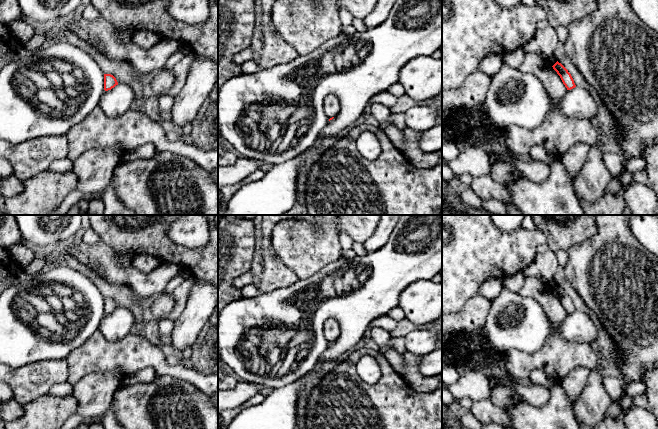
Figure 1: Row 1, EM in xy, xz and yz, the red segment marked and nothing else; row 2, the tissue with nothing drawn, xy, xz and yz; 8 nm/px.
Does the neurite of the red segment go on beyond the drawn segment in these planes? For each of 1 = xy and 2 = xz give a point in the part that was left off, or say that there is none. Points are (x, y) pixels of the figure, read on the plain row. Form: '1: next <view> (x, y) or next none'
1: next none
2: next none

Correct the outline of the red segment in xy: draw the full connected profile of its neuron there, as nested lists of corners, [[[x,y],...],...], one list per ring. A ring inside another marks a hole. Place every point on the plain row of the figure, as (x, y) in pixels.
[[[104,298],[104,314],[108,315],[118,309],[116,302],[111,298]]]

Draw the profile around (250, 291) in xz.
[[[253,283],[248,284],[242,288],[242,297],[244,298],[254,298],[259,294],[257,286]]]

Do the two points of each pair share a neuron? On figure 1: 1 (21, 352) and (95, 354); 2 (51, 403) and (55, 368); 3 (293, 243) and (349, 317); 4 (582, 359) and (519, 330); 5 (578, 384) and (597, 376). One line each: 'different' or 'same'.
1: different
2: different
3: different
4: different
5: different

